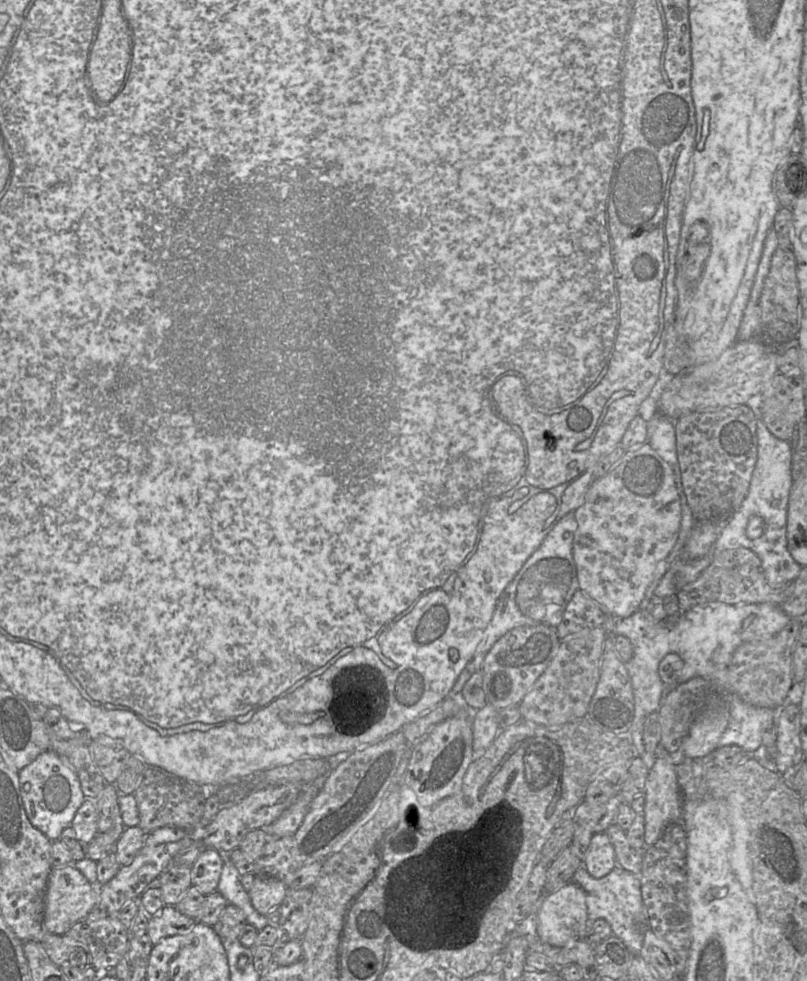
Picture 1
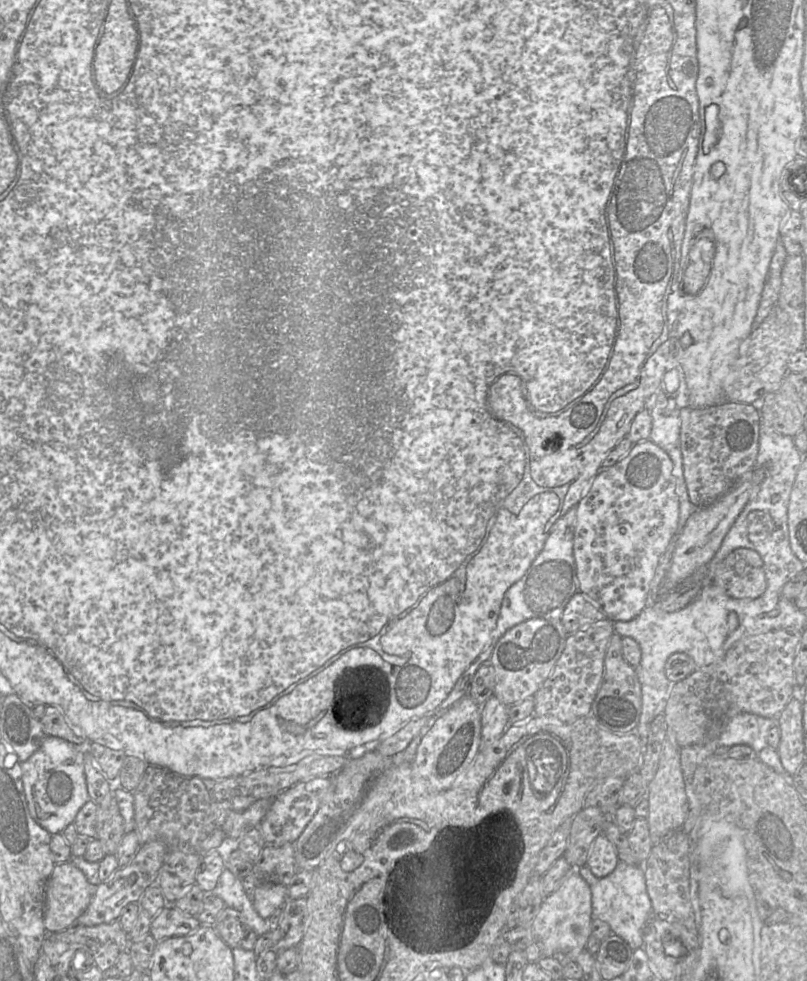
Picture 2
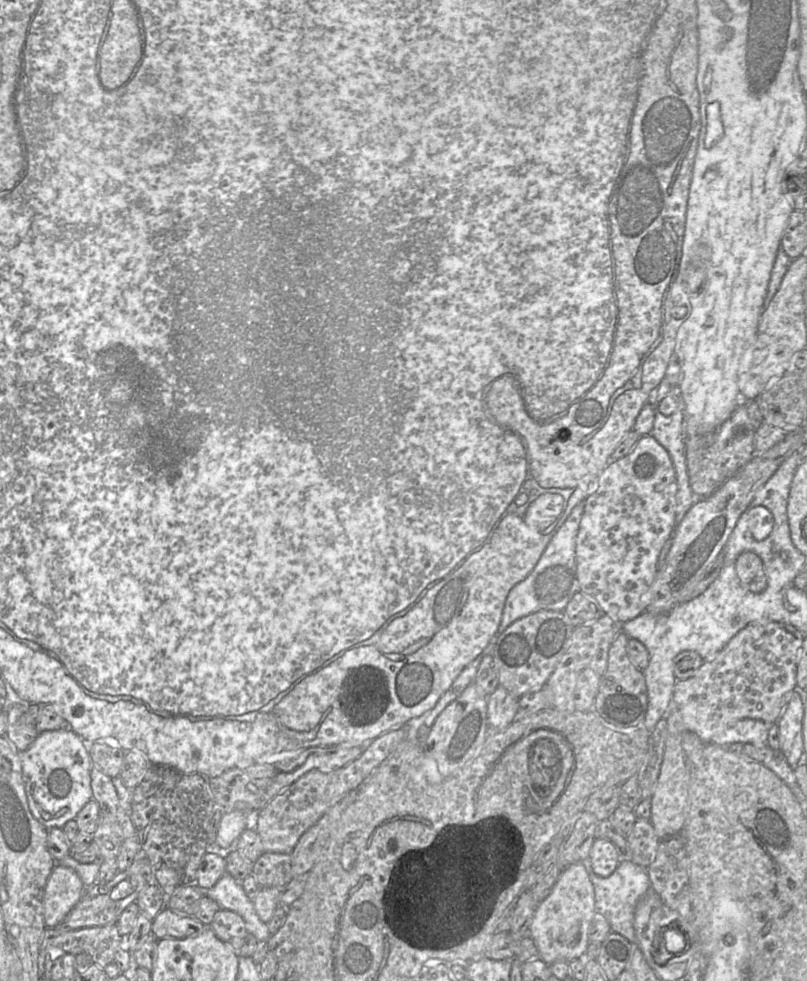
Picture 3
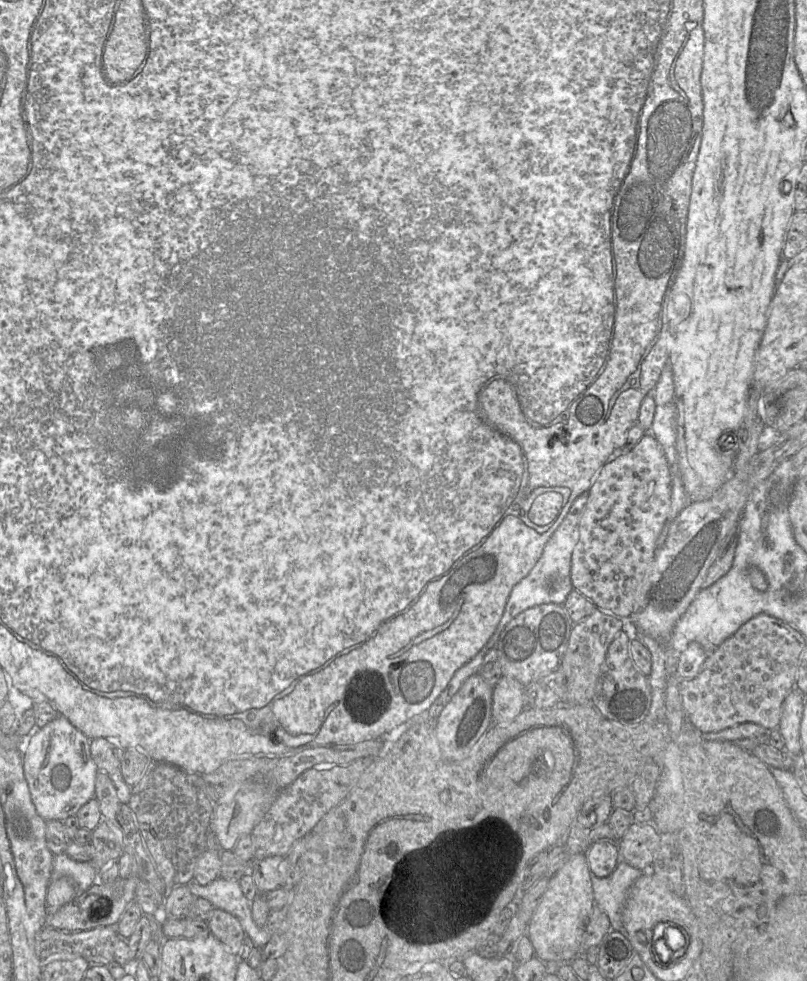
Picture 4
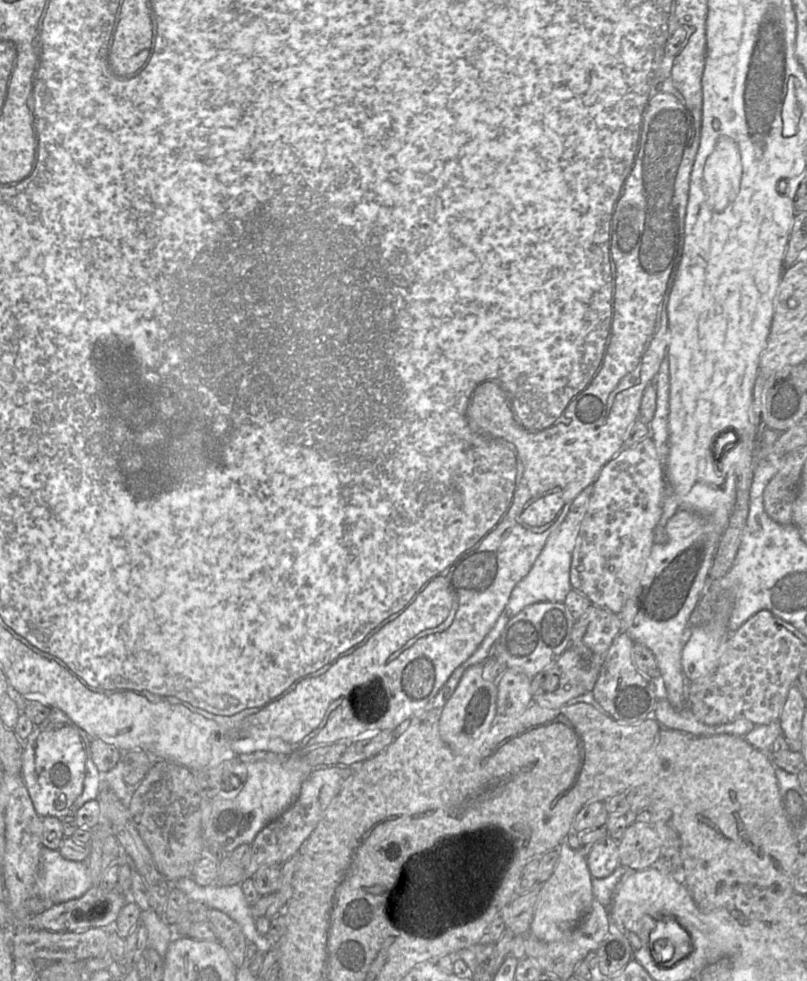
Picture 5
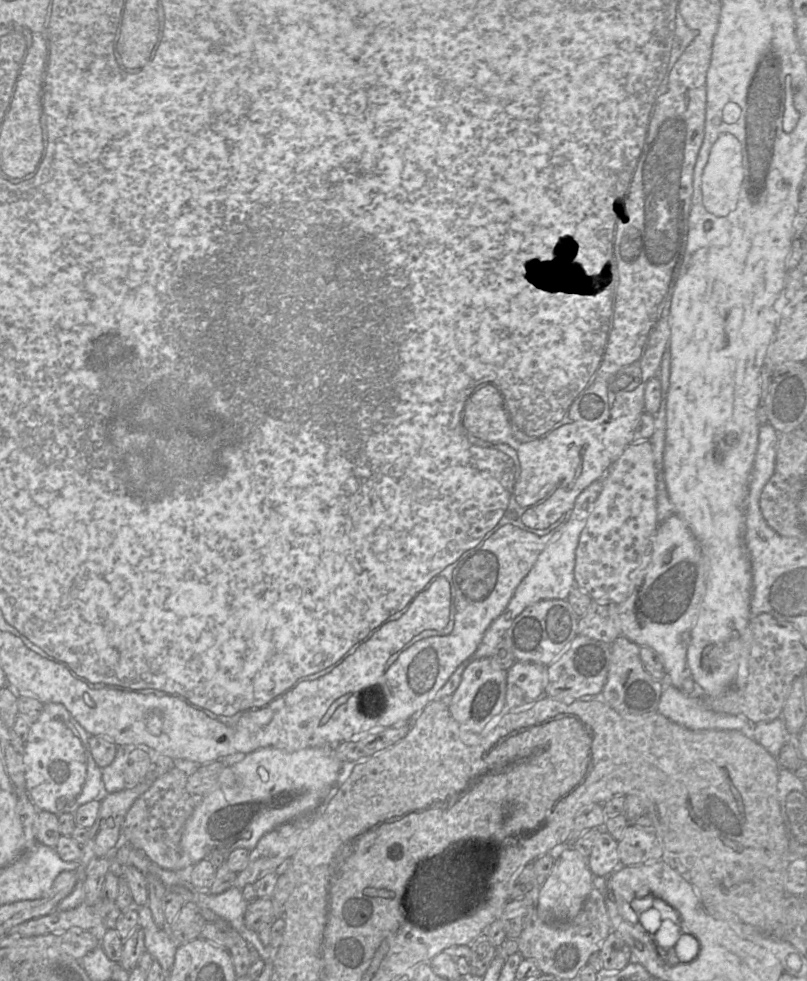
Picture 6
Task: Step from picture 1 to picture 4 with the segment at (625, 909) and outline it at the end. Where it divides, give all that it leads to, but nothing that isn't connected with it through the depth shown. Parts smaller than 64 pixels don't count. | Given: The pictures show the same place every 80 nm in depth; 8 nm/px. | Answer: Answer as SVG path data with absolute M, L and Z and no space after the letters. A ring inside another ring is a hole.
M620 859L611 875L599 878L591 873L594 903L609 918L611 930L621 932L627 937L622 923L622 909L628 892L643 871L632 867Z

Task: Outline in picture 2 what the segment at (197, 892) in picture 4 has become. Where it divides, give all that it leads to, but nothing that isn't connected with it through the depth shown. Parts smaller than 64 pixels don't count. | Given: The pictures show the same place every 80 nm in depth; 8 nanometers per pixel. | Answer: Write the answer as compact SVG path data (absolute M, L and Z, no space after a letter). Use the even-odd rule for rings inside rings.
M225 868L216 887L206 894L219 897L226 907L239 911L244 917L248 927L258 936L270 930L268 919L262 918L255 910L251 897L249 897L242 884L242 880Z

